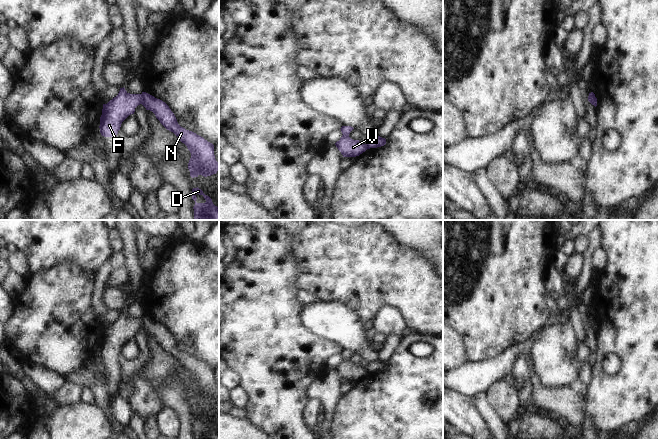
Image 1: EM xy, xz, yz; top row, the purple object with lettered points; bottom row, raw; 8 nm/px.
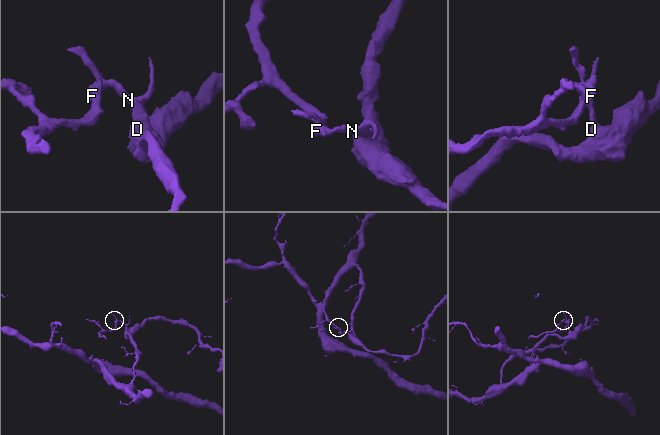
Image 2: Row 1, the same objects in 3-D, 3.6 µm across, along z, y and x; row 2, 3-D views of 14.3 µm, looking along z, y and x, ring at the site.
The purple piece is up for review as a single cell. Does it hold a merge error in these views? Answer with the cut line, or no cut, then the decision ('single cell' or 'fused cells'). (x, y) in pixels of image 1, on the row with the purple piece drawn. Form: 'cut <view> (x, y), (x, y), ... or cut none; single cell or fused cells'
cut xy (139, 94), (142, 103); fused cells

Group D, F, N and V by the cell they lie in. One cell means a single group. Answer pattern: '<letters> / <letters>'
D N / F V

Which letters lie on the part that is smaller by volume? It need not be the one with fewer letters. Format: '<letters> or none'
F, V

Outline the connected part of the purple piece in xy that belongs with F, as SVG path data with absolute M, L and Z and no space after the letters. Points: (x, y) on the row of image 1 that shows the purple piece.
M120 88L116 97L107 104L103 104L100 117L100 133L104 137L115 137L120 130L122 122L131 114L135 108L142 104L140 94L130 94L125 88Z

